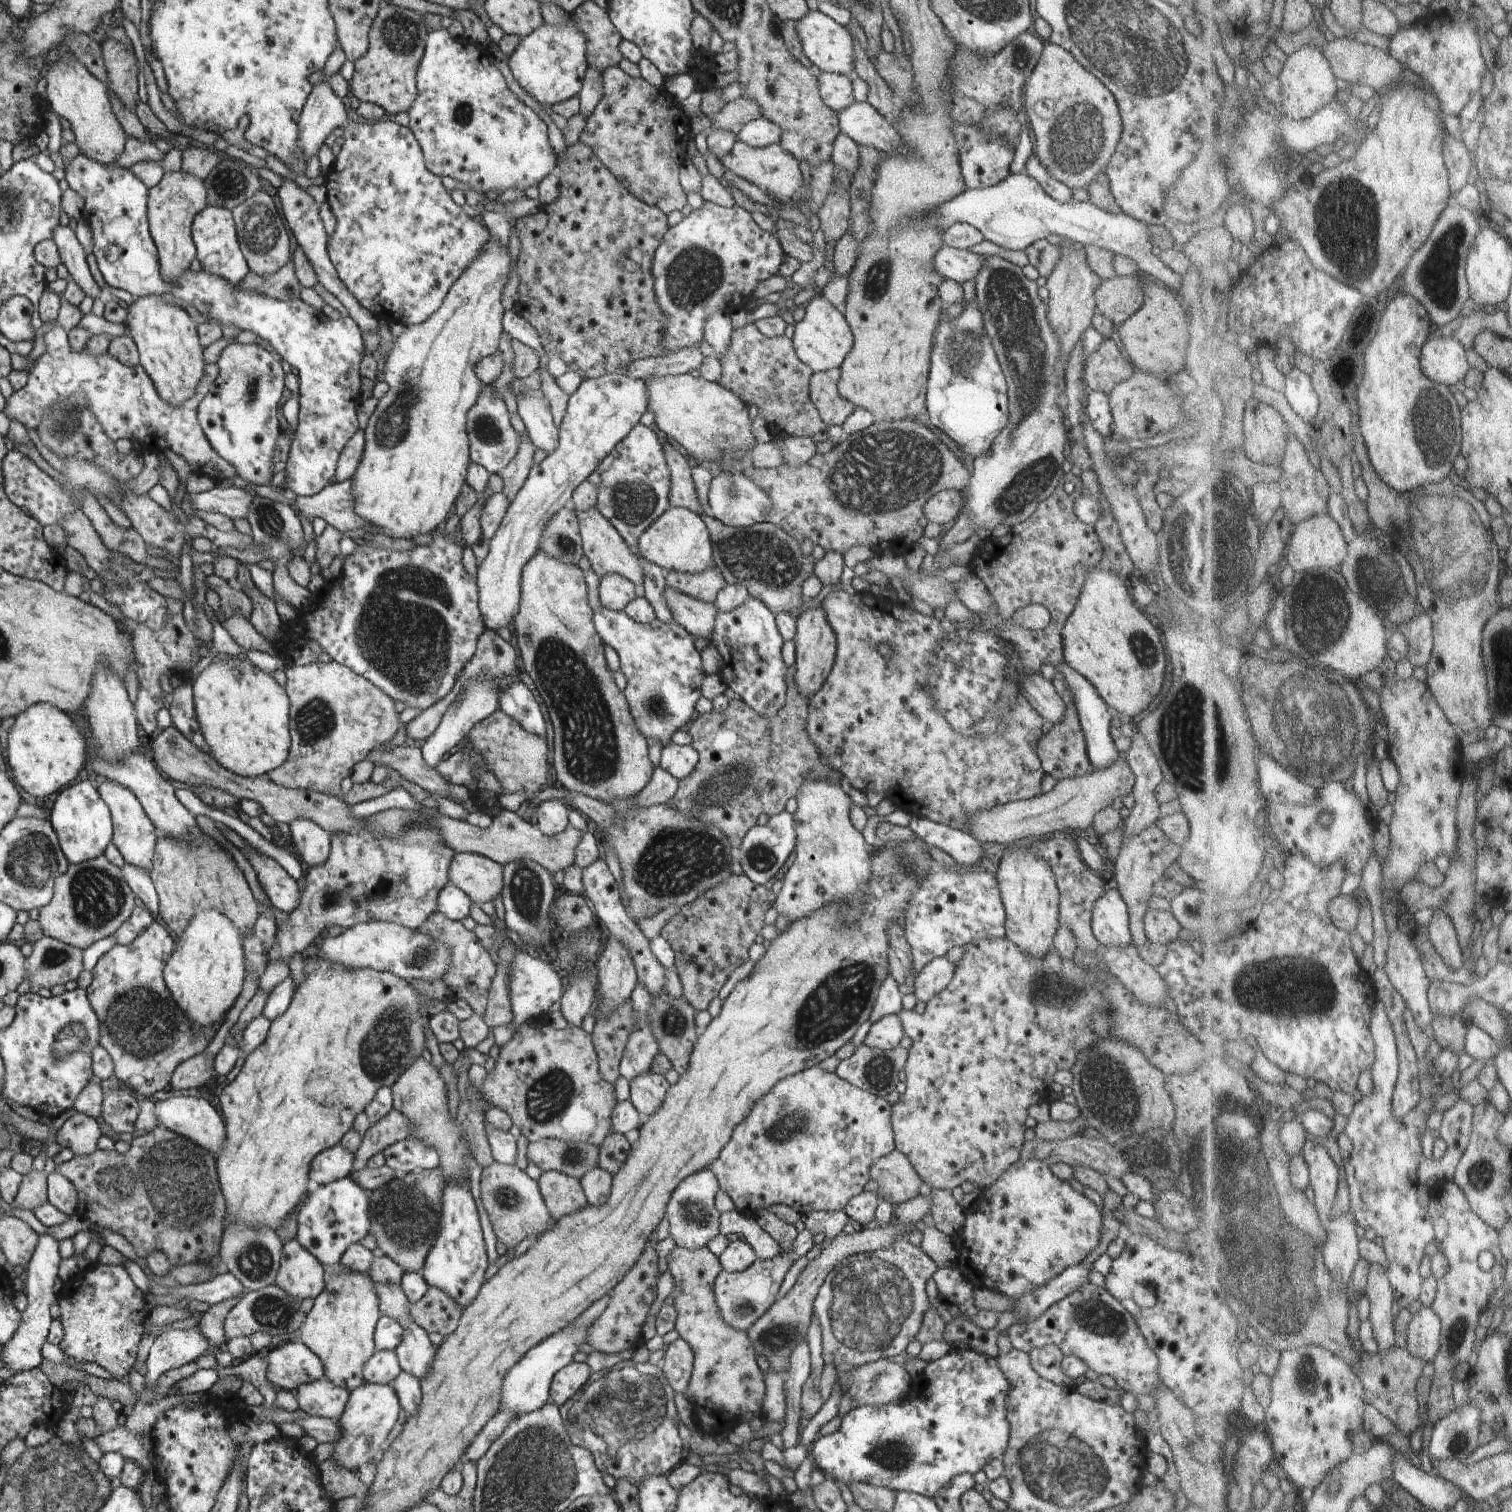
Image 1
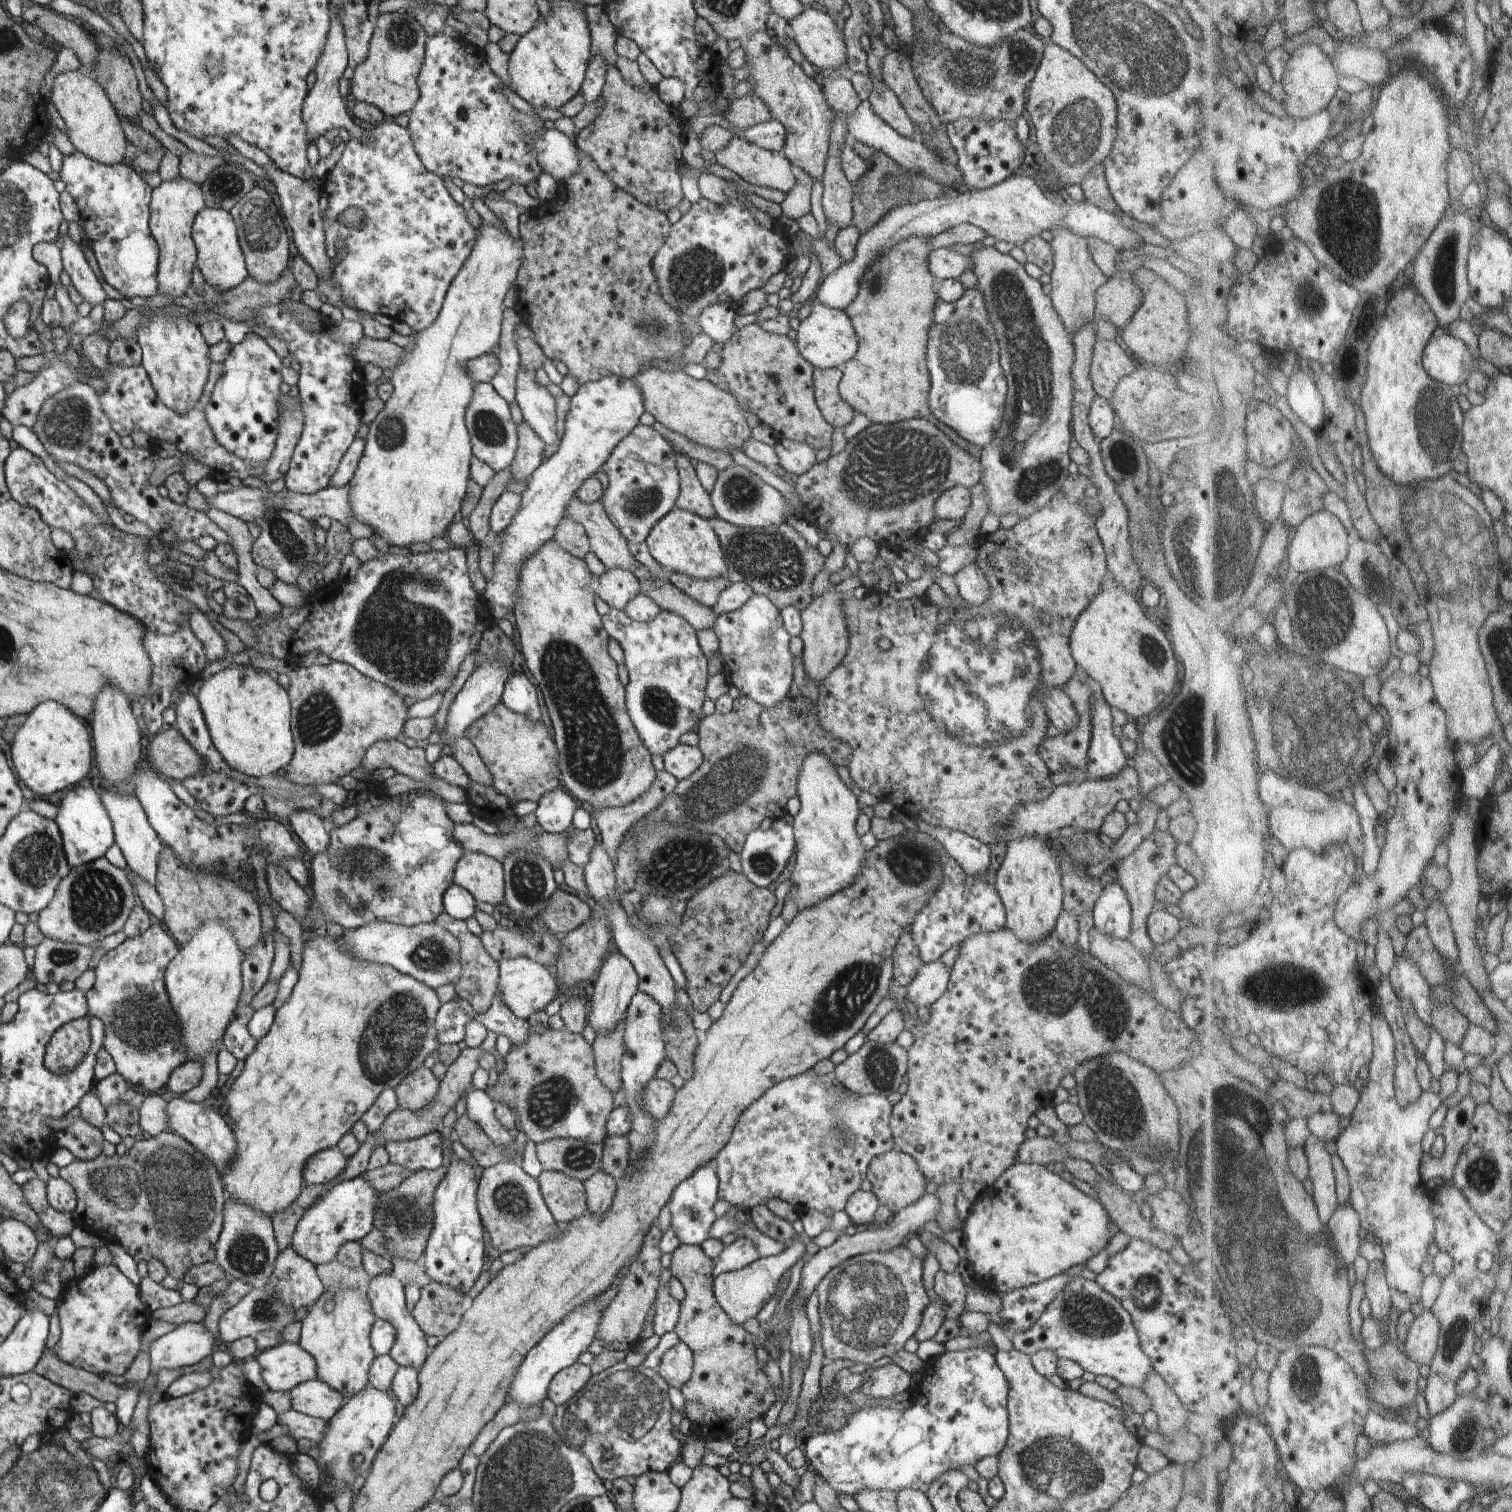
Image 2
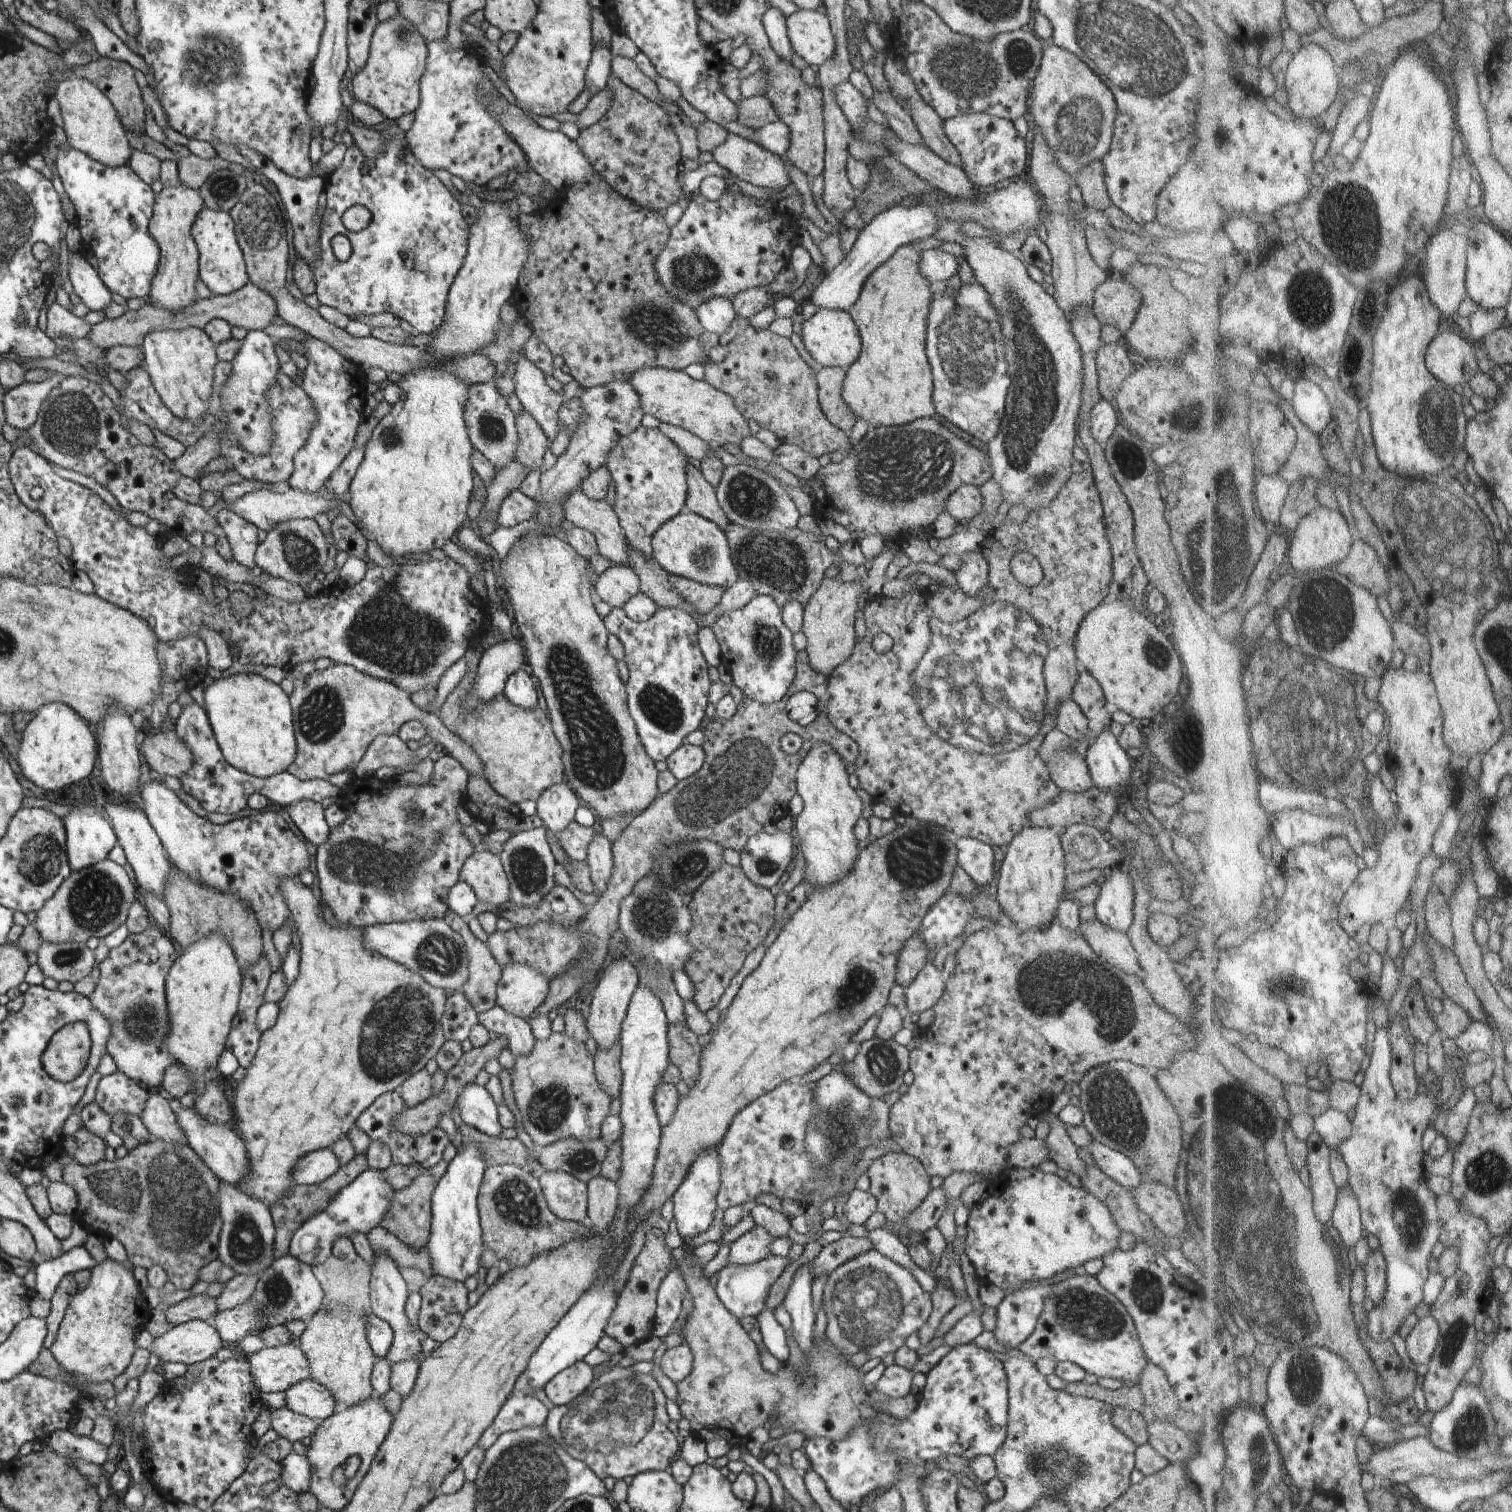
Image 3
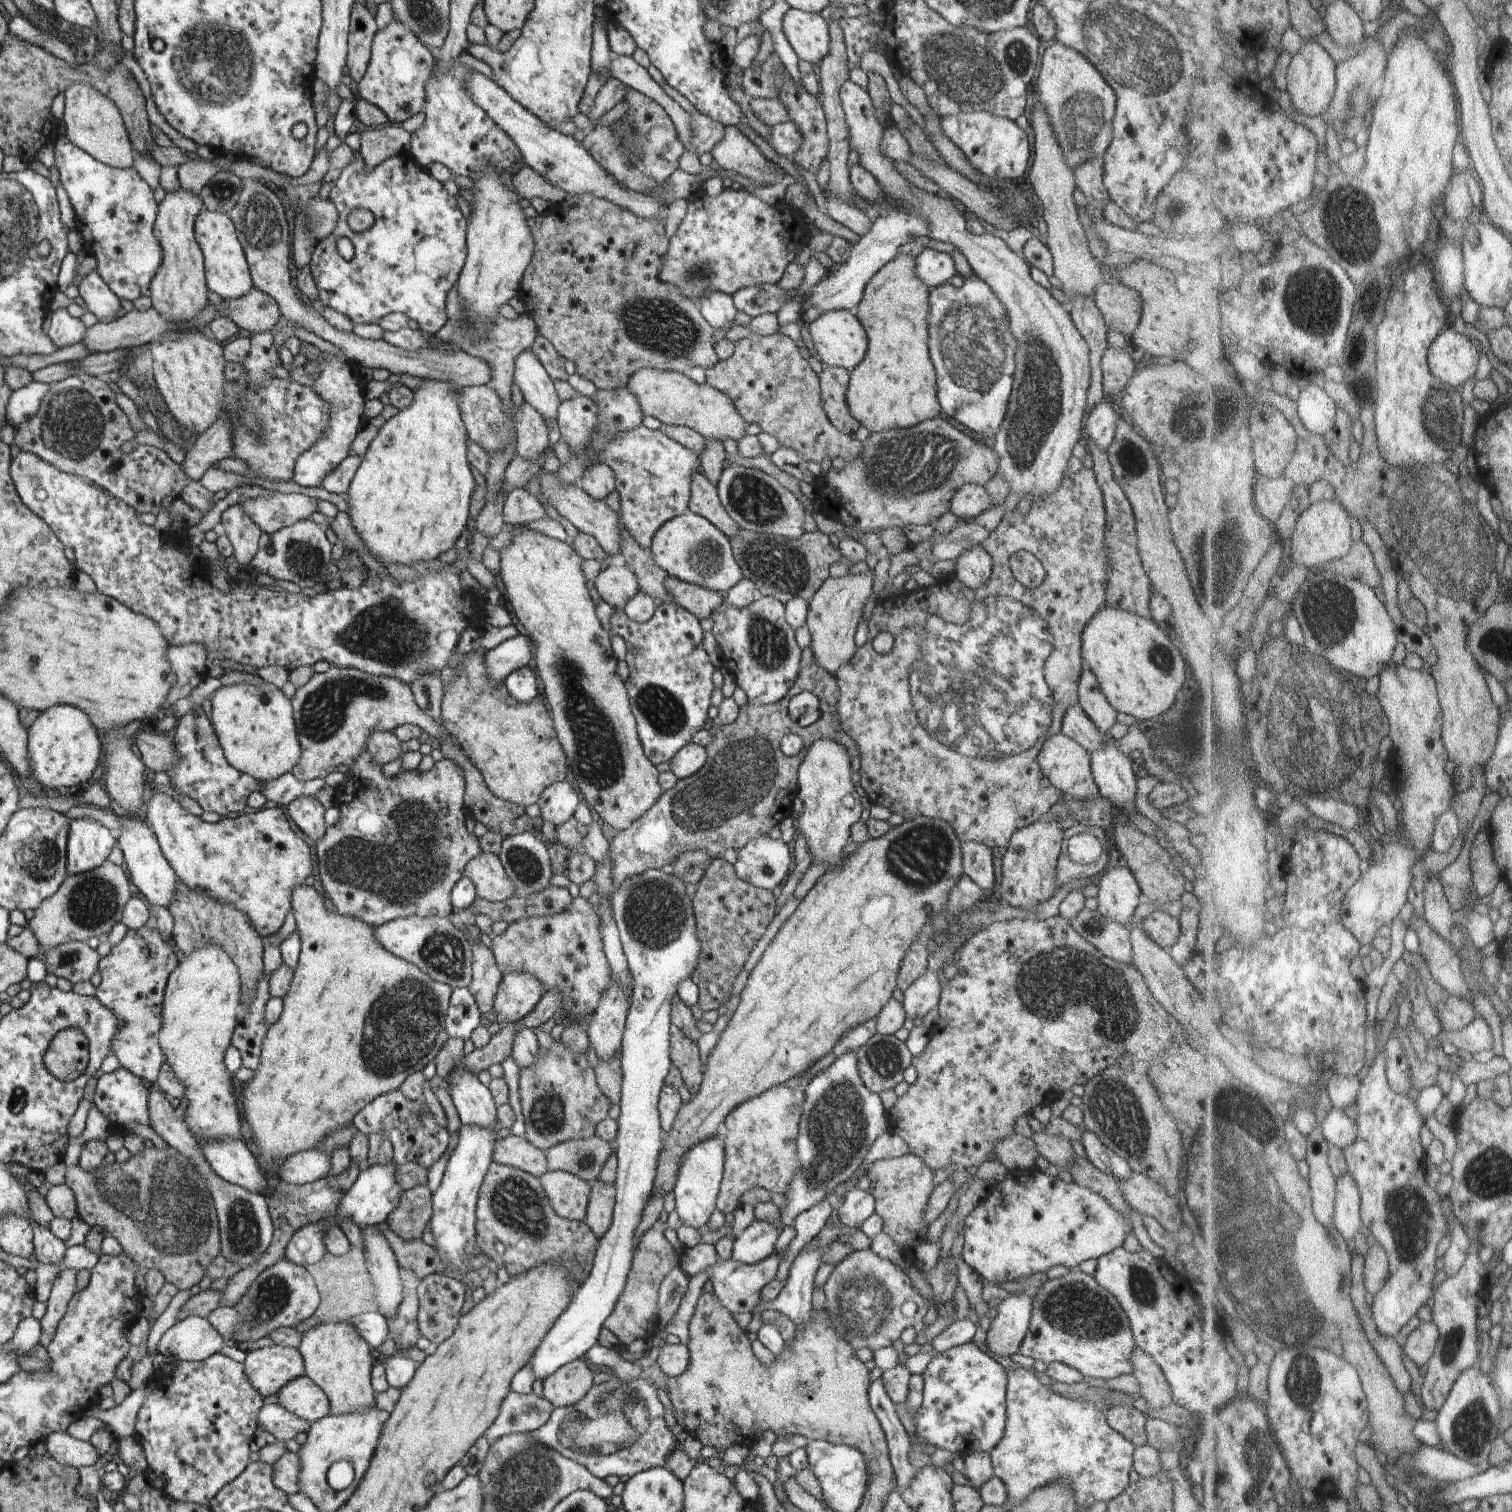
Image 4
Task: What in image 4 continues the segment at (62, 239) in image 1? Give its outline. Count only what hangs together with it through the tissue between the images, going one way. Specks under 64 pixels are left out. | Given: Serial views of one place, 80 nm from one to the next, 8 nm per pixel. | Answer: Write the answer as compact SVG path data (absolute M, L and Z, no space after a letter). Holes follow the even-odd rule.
M96 271L86 276L78 288L88 310L95 314L100 322L114 321L118 310L122 308L119 296Z

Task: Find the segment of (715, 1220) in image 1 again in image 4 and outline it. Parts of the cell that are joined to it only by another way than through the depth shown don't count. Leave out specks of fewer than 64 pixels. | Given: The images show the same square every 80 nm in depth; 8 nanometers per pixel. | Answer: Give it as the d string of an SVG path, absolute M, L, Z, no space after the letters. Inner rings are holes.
M714 1135L694 1145L684 1156L673 1186L675 1209L683 1225L706 1230L712 1212L716 1210L719 1188L725 1165L725 1148L720 1136Z

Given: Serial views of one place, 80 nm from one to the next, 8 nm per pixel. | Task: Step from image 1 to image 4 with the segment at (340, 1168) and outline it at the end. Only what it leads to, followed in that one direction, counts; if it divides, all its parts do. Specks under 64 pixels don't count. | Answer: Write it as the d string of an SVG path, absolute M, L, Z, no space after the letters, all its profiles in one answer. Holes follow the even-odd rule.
M308 1149L288 1156L279 1164L279 1178L293 1185L308 1184L328 1176L331 1157L322 1151Z

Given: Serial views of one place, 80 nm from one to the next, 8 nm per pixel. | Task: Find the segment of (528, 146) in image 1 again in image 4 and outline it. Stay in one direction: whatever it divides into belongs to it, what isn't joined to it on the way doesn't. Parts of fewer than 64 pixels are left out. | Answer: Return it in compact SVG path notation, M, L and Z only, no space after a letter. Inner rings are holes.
M458 59L454 62L454 65L452 66L452 68L450 68L450 71L440 78L438 78L438 76L435 76L435 71L433 67L433 72L430 75L430 78L428 79L428 82L425 86L425 103L422 110L425 112L425 121L424 124L416 132L413 132L411 134L410 156L414 158L415 162L418 163L425 170L427 170L429 164L432 164L432 162L440 162L440 164L444 164L446 168L449 168L451 170L452 175L466 176L474 180L475 176L477 175L477 172L481 169L481 166L484 163L492 163L493 165L496 165L500 170L505 171L510 166L512 166L514 162L523 158L520 149L516 146L516 143L484 112L484 110L482 110L482 108L480 108L468 96L467 90L465 89L465 78L472 71L474 70L469 67L461 66Z

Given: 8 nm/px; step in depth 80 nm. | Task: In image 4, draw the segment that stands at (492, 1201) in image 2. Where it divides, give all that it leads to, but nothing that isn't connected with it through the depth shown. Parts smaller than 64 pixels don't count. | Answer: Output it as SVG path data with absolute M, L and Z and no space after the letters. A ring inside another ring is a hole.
M493 1160L480 1185L475 1211L478 1250L489 1256L499 1268L504 1266L510 1277L518 1277L542 1263L555 1261L567 1270L567 1274L576 1286L580 1286L587 1279L593 1267L593 1257L599 1245L599 1238L585 1221L565 1219L556 1214L542 1188L539 1177L515 1166Z

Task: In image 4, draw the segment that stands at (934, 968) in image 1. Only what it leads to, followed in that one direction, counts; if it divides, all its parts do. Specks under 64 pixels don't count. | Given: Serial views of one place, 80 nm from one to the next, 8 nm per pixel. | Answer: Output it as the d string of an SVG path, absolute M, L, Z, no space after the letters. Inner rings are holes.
M927 971L918 977L905 991L903 1009L908 1018L922 1018L932 1007L939 1003L940 982L936 971Z

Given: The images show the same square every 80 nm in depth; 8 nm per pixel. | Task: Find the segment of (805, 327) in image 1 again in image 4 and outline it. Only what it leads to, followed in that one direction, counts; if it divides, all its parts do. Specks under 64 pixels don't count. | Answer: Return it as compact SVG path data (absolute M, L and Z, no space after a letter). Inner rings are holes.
M848 309L828 311L808 325L815 349L822 358L822 363L831 367L842 367L852 372L866 356L869 336L865 326L854 311Z

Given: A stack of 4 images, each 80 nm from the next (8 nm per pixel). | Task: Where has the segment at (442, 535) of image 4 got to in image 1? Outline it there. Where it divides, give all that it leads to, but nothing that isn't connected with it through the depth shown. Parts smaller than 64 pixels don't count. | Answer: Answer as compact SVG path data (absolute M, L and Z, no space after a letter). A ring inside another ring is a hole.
M494 237L485 242L481 248L481 253L466 267L459 279L450 287L446 293L440 308L430 315L428 320L417 325L407 325L407 330L395 338L396 343L391 345L389 355L385 360L386 369L379 375L389 386L388 392L380 399L375 412L370 416L365 428L365 447L361 456L356 472L351 478L352 494L354 497L354 510L356 514L363 518L376 528L380 528L383 534L389 535L390 538L407 538L414 539L420 534L429 534L434 531L441 532L444 520L454 511L455 502L460 496L462 486L467 480L467 470L471 461L469 457L469 436L465 427L466 415L470 407L476 402L477 396L481 391L483 383L476 376L475 364L485 356L497 352L500 342L500 334L503 331L503 314L502 308L502 288L508 282L508 274L512 270L512 256L508 251L508 246L502 246Z

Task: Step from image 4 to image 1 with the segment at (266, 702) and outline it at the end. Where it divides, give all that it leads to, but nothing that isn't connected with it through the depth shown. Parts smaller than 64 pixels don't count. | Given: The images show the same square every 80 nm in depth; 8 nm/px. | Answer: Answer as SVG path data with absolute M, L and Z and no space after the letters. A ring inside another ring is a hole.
M238 657L230 660L215 659L193 685L193 701L203 735L209 746L208 752L220 766L242 777L262 777L277 769L289 758L289 695L272 678L272 675L252 666L248 659Z

